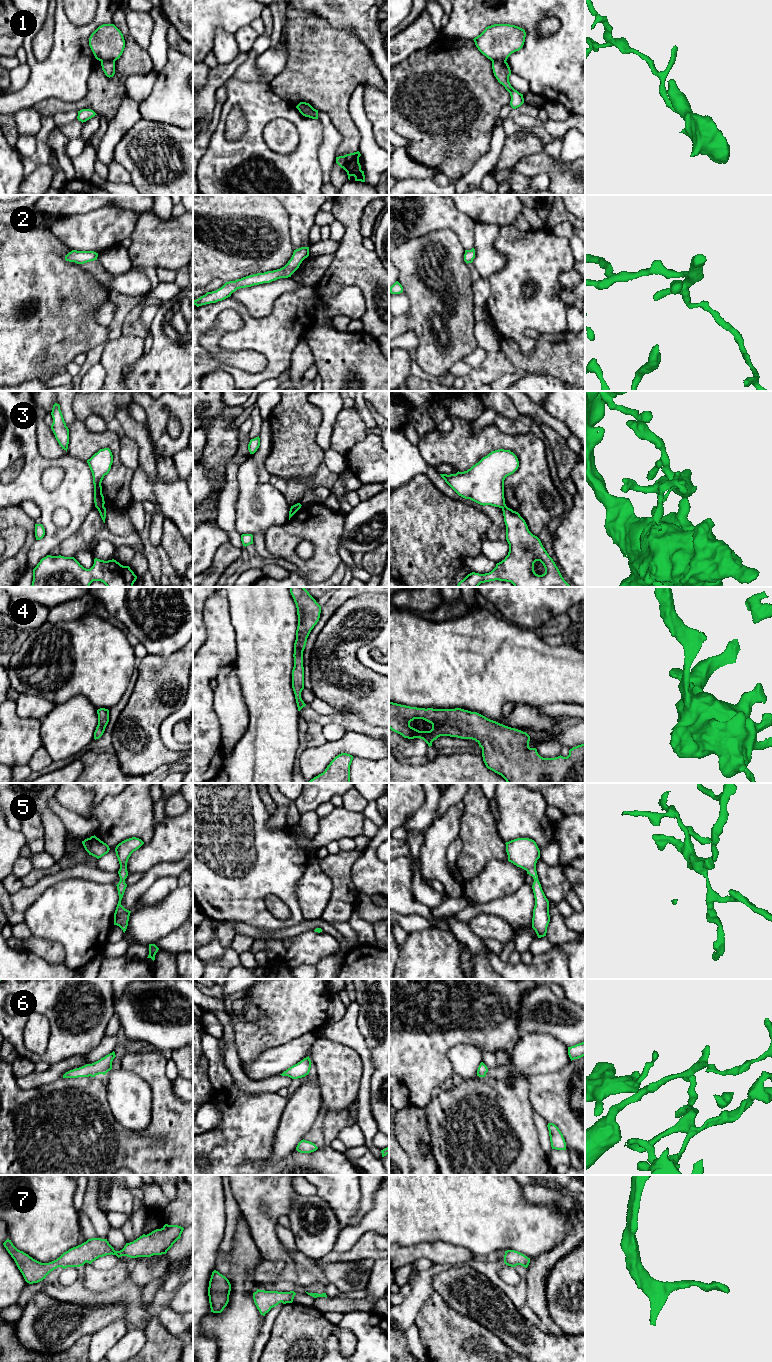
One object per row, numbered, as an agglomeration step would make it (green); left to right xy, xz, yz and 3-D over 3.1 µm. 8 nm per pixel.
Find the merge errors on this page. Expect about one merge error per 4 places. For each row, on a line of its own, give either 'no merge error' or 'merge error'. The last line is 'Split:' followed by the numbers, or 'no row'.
1: merge error
2: no merge error
3: merge error
4: no merge error
5: no merge error
6: no merge error
7: no merge error
Split: 1, 3

